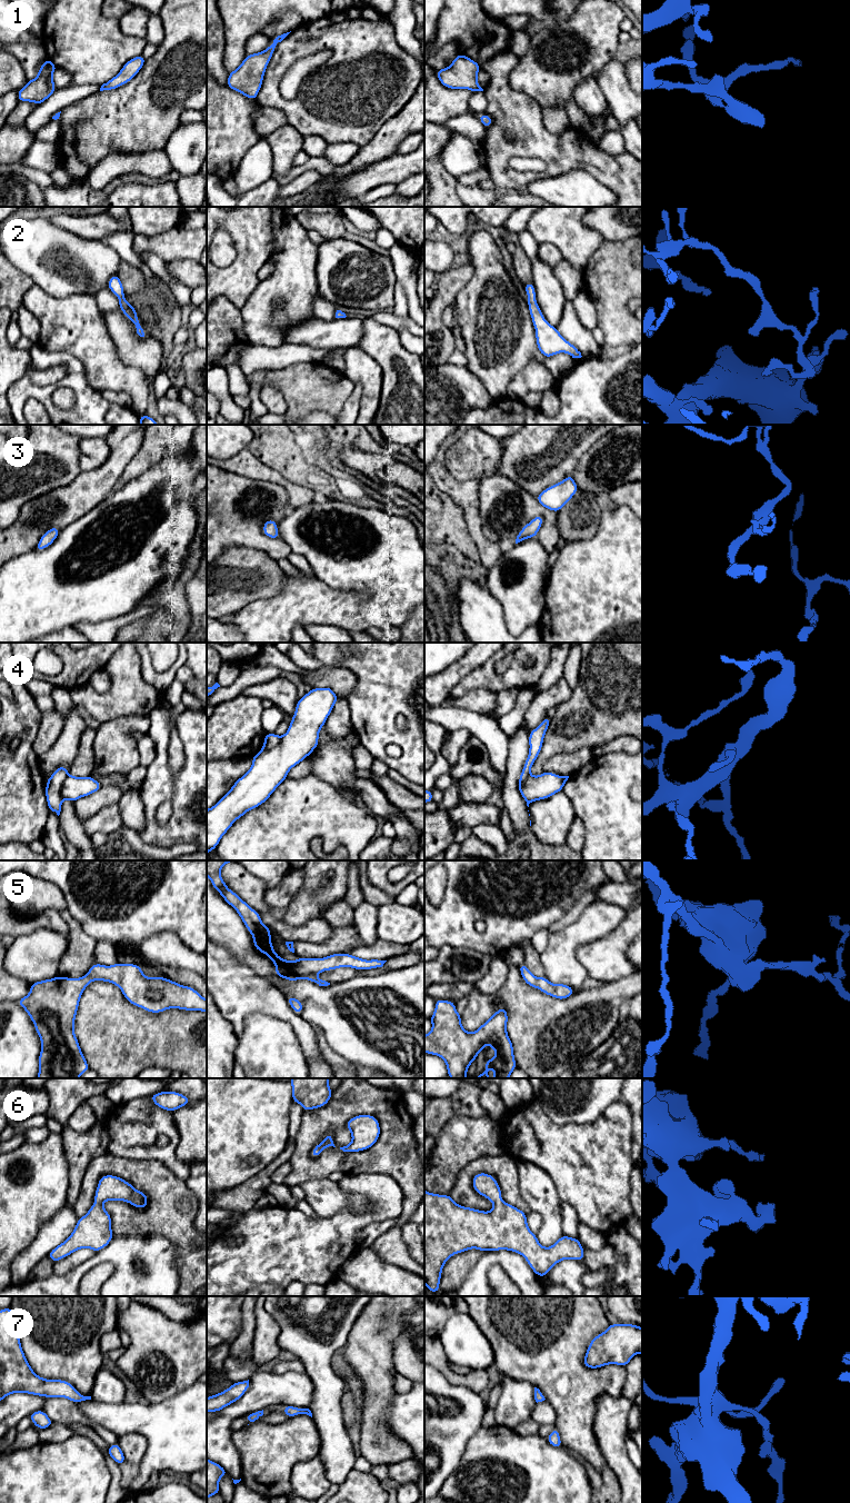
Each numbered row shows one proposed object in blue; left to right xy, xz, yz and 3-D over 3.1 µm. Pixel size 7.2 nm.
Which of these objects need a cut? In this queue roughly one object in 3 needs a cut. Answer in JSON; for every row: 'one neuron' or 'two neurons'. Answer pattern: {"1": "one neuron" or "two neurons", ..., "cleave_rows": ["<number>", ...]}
{"1": "one neuron", "2": "one neuron", "3": "one neuron", "4": "two neurons", "5": "one neuron", "6": "one neuron", "7": "one neuron", "cleave_rows": ["4"]}

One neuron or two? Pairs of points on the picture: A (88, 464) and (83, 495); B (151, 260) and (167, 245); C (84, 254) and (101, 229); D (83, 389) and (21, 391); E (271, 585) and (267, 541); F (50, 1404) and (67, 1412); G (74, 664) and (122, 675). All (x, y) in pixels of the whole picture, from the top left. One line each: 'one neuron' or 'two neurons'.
A: two neurons
B: two neurons
C: two neurons
D: one neuron
E: two neurons
F: one neuron
G: two neurons

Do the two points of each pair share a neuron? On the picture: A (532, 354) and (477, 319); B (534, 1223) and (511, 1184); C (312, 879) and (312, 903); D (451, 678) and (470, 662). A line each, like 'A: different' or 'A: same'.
A: same
B: different
C: same
D: same

